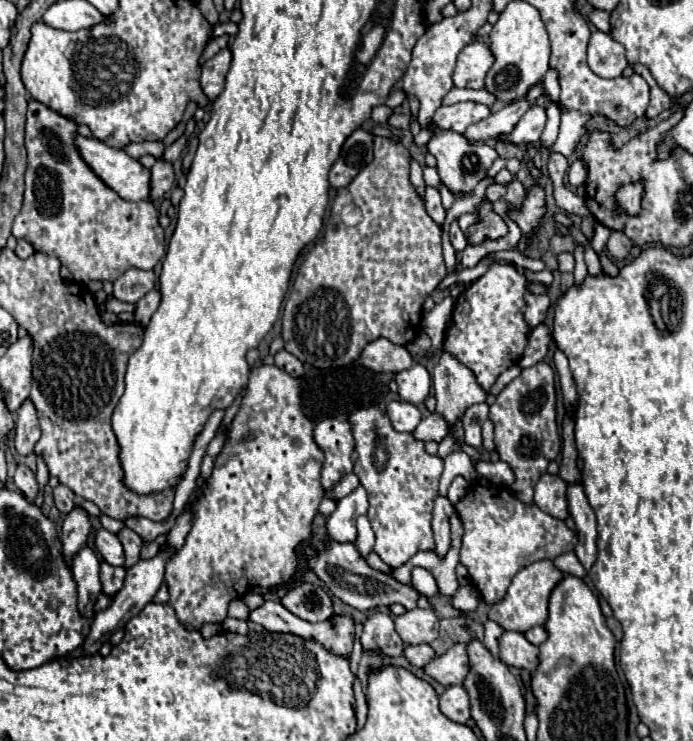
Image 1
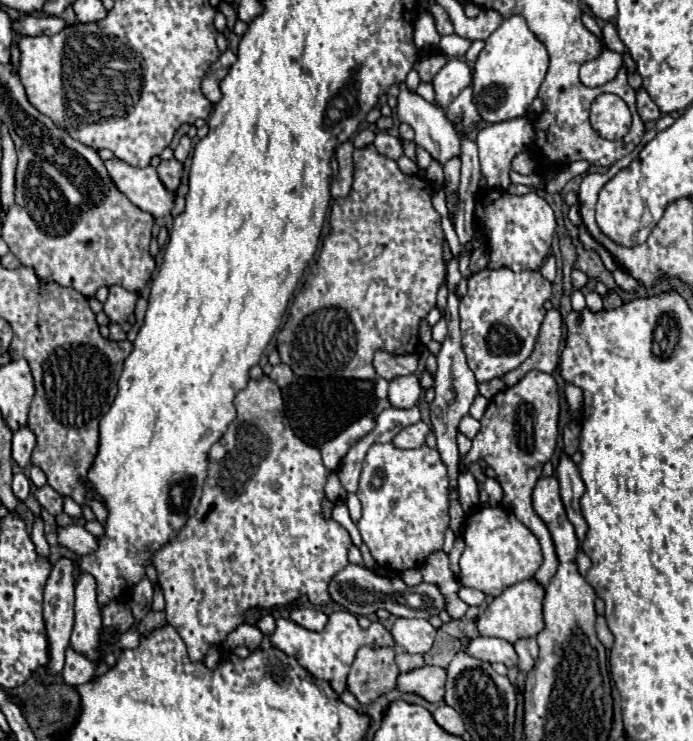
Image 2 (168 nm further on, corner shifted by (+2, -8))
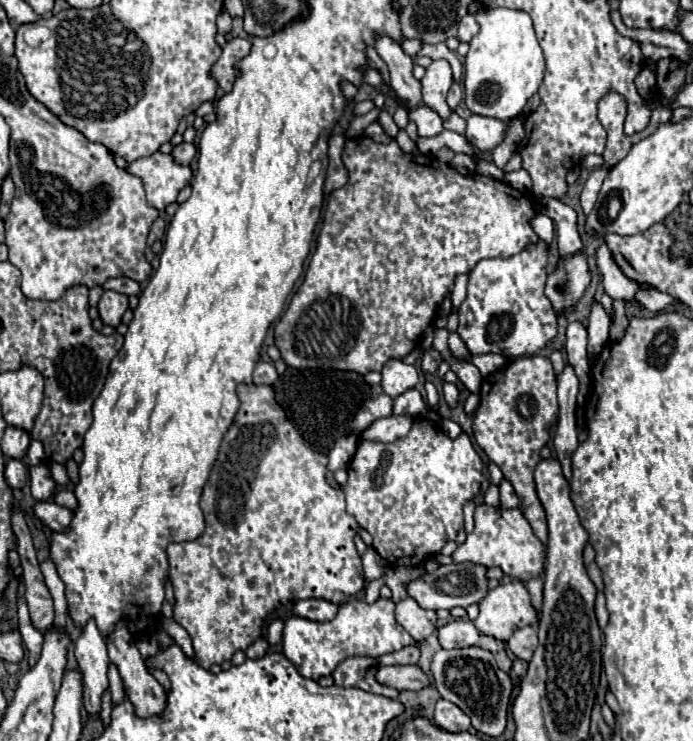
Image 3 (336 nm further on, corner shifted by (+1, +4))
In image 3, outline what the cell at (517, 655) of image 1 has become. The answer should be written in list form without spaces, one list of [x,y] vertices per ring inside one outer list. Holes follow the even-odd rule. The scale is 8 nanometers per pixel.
[[[451,620],[437,628],[441,648],[465,648],[465,646],[481,646],[489,652],[499,652],[503,648],[501,642],[491,640],[489,636],[479,636],[477,628],[471,620]]]

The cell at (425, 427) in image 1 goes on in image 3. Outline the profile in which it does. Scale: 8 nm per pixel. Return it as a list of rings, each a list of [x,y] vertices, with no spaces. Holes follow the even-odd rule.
[[[387,416],[375,420],[367,430],[361,432],[361,440],[373,440],[373,442],[395,442],[411,430],[413,420],[409,416]]]

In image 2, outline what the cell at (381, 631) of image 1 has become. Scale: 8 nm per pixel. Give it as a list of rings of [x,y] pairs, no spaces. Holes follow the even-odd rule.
[[[362,646],[348,674],[348,690],[360,704],[370,704],[376,696],[392,690],[398,680],[396,650],[392,646]]]

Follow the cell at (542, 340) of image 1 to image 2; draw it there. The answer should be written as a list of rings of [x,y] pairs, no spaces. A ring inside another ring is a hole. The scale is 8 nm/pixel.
[[[552,308],[546,312],[546,318],[542,322],[542,328],[536,338],[536,346],[534,346],[532,354],[514,372],[508,372],[502,378],[506,382],[506,386],[514,386],[530,370],[552,372],[558,366],[560,340],[562,340],[562,316],[556,308]]]

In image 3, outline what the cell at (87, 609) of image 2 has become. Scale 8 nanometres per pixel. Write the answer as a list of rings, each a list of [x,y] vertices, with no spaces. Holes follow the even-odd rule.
[[[93,620],[87,622],[79,634],[75,644],[75,658],[83,674],[83,706],[87,714],[95,718],[101,714],[101,696],[109,688],[109,656],[105,640]]]

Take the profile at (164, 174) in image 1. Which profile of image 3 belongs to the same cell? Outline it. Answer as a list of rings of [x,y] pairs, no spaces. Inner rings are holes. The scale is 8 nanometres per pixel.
[[[183,142],[179,146],[173,148],[173,158],[179,162],[179,164],[191,164],[191,160],[195,158],[197,154],[197,148],[195,144],[189,144],[189,142]]]

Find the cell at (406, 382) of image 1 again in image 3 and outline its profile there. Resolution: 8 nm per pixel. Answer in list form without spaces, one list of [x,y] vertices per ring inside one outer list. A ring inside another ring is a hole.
[[[389,360],[383,370],[381,370],[381,386],[383,392],[389,394],[391,398],[403,394],[405,390],[413,388],[419,380],[417,370],[411,364],[405,364],[401,360]]]

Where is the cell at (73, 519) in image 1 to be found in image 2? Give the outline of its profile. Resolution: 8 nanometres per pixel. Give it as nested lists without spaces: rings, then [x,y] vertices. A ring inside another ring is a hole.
[[[60,558],[52,566],[52,574],[46,582],[44,588],[44,620],[46,620],[46,630],[50,636],[50,664],[48,670],[52,674],[62,670],[64,664],[64,650],[70,644],[70,632],[74,624],[74,578],[76,578],[76,564],[72,558]]]

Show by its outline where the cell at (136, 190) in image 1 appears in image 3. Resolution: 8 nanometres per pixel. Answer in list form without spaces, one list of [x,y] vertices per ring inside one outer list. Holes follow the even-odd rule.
[[[163,152],[139,158],[131,162],[127,170],[143,180],[147,202],[157,210],[165,210],[165,206],[173,204],[179,190],[183,190],[193,176],[191,166],[177,164],[171,154]]]

